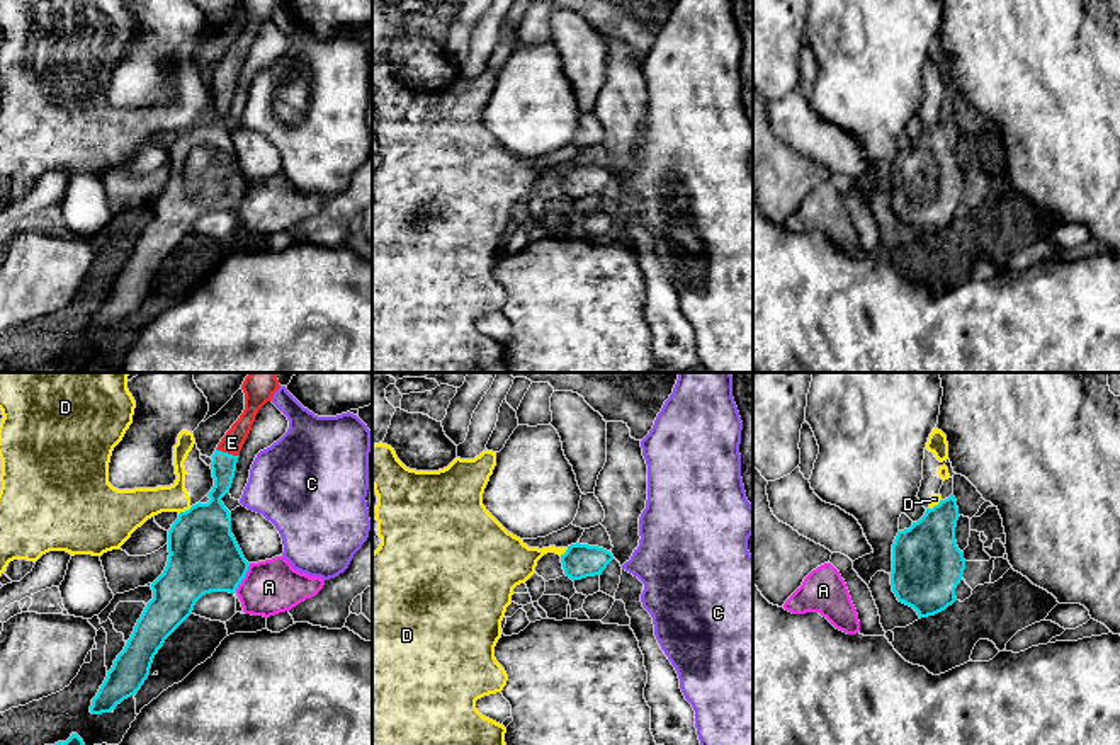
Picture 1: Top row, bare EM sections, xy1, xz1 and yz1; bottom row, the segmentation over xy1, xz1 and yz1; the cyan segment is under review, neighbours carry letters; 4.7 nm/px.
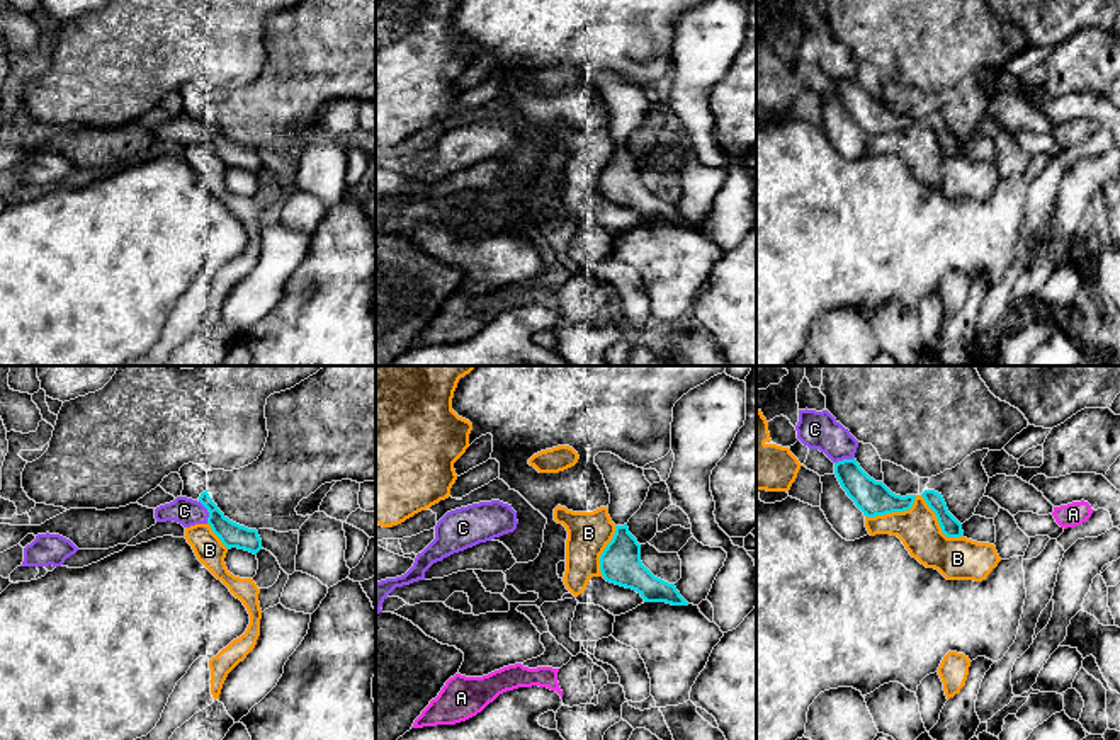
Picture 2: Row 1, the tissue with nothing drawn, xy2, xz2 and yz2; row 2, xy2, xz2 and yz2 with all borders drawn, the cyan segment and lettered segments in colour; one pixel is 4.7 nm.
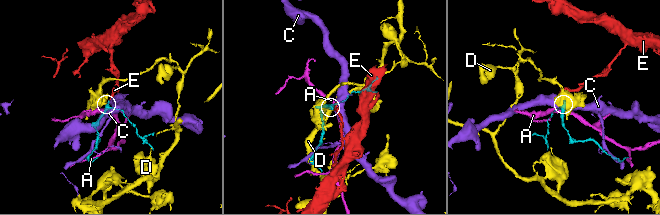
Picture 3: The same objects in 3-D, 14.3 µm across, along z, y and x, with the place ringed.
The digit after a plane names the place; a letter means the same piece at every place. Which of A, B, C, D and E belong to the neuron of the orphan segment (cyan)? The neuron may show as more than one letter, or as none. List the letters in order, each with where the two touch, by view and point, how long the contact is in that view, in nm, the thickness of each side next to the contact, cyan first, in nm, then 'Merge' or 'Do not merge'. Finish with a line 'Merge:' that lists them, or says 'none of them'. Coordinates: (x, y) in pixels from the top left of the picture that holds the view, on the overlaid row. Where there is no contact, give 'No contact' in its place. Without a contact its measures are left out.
A: Touches cyan at xy1 (243, 577). Shared border 150 nm. Thickness 340 nm (cyan) against 260 nm. Do not merge
B: Touches cyan at yz2 (893, 511). Shared border 260 nm. Thickness 160 nm (cyan) against 200 nm. Do not merge
C: Touches cyan at xy2 (208, 511). Shared border 120 nm. Thickness 120 nm (cyan) against 130 nm. Do not merge
D: Touches cyan at xy1 (186, 511). Shared border 70 nm. Thickness 340 nm (cyan) against 180 nm. Do not merge
E: Touches cyan at xy1 (226, 453). Shared border 120 nm. Thickness 120 nm (cyan) against 100 nm. Merge
Merge: E

